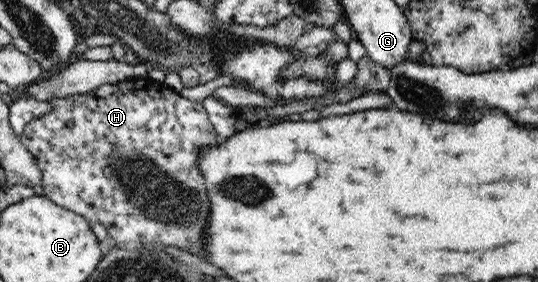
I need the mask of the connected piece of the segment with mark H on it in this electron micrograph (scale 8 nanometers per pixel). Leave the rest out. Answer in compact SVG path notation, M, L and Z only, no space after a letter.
M149 77L130 78L117 82L114 86L102 86L97 90L83 95L69 95L69 97L53 97L49 101L50 110L41 117L30 119L19 137L27 151L33 155L39 170L41 170L41 185L43 195L47 196L53 203L69 209L85 218L88 222L98 221L102 223L107 235L110 235L116 243L123 245L152 246L162 244L163 246L176 247L181 251L187 251L191 255L203 257L203 241L205 241L205 229L209 225L207 217L211 213L211 201L207 193L207 182L205 176L199 170L198 160L201 149L211 149L218 143L218 135L214 125L209 121L207 110L201 100L191 100L182 97L167 85L154 81Z

